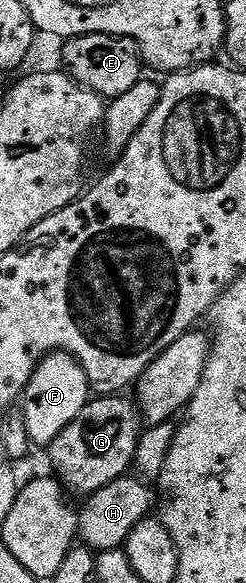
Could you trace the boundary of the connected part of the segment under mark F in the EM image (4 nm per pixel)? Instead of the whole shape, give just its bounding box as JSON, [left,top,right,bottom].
[23,352,91,446]

